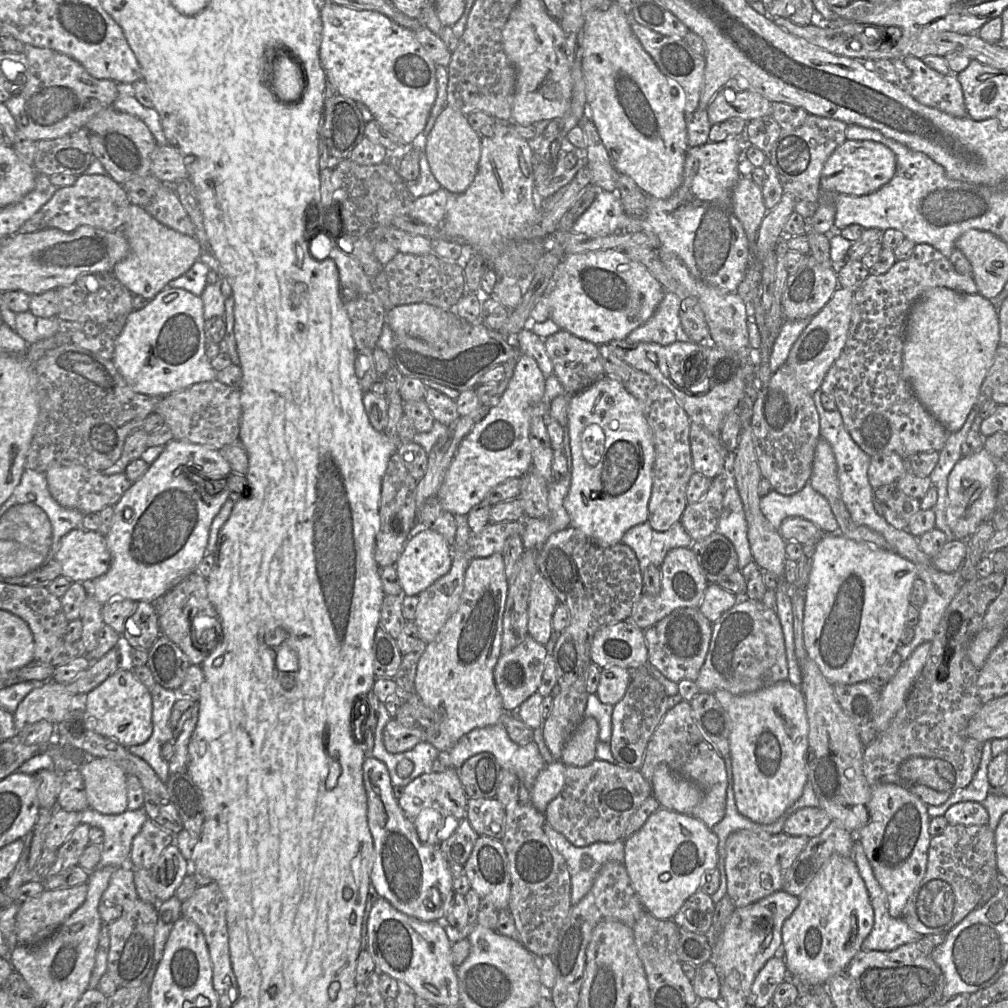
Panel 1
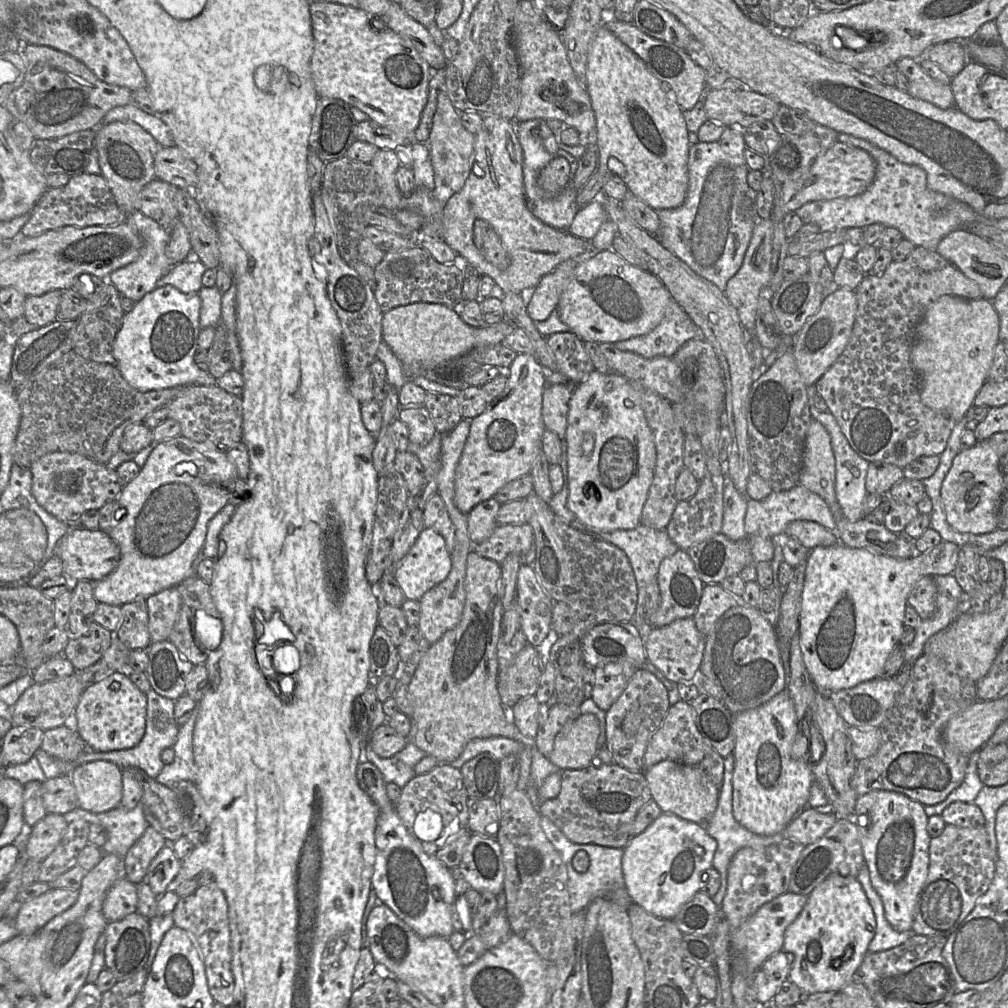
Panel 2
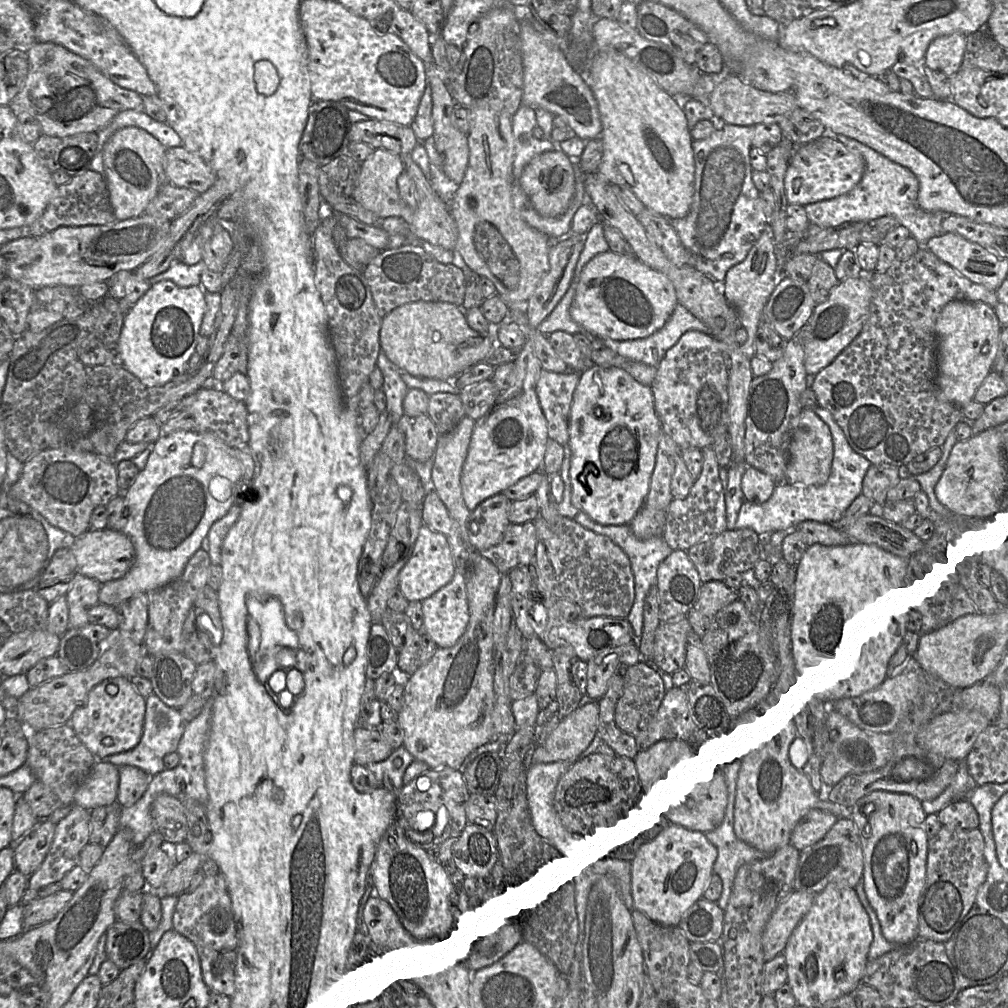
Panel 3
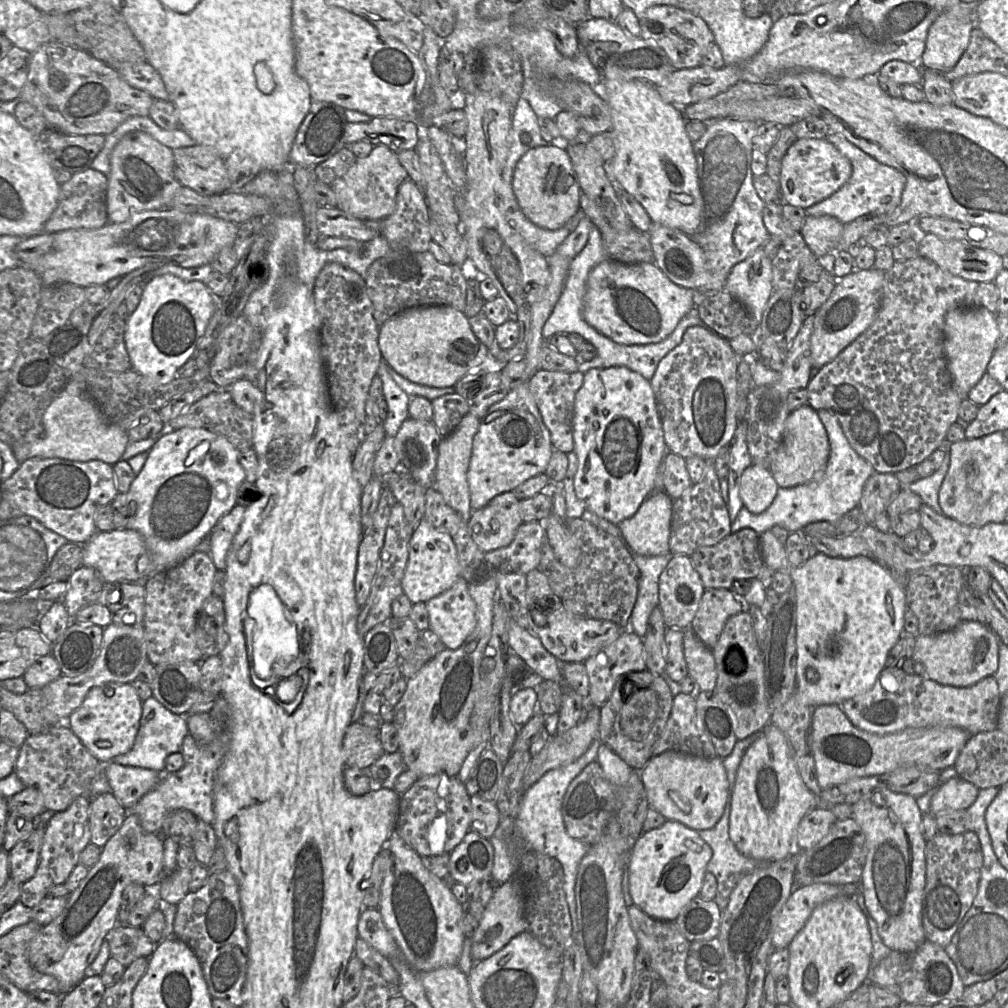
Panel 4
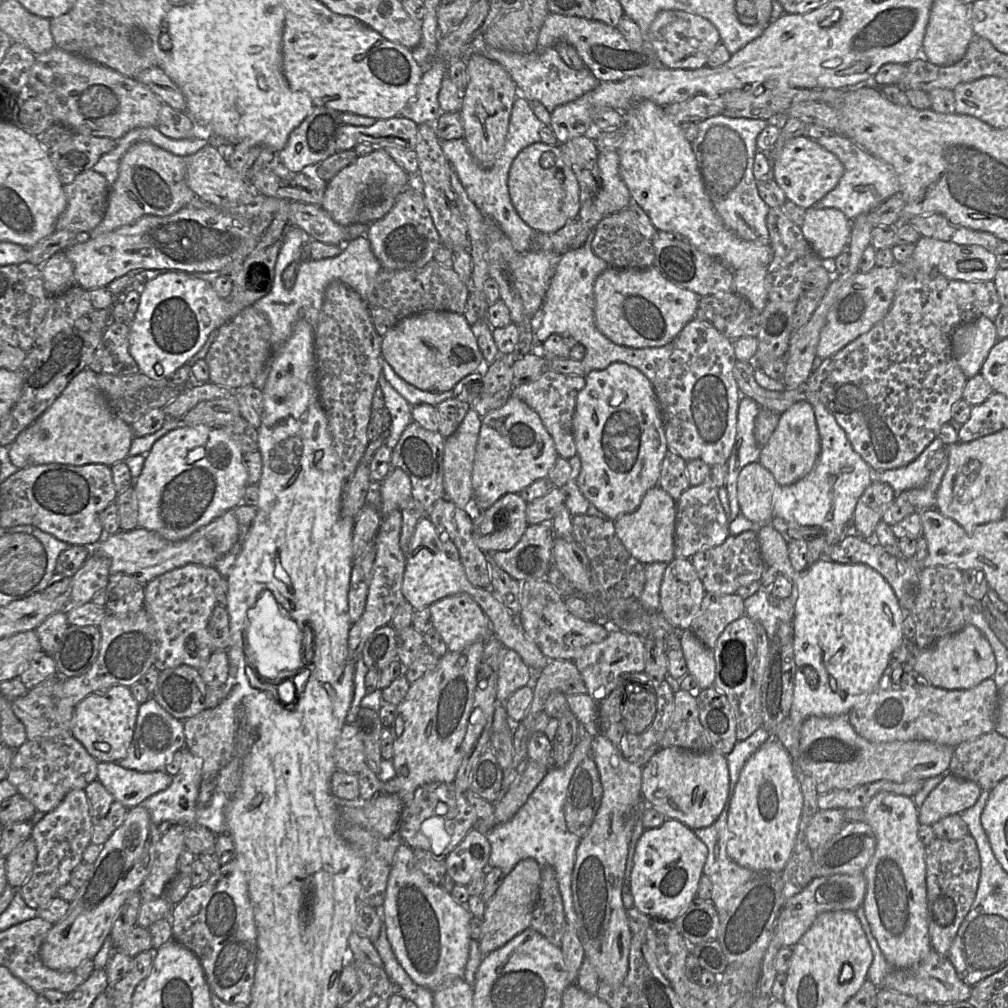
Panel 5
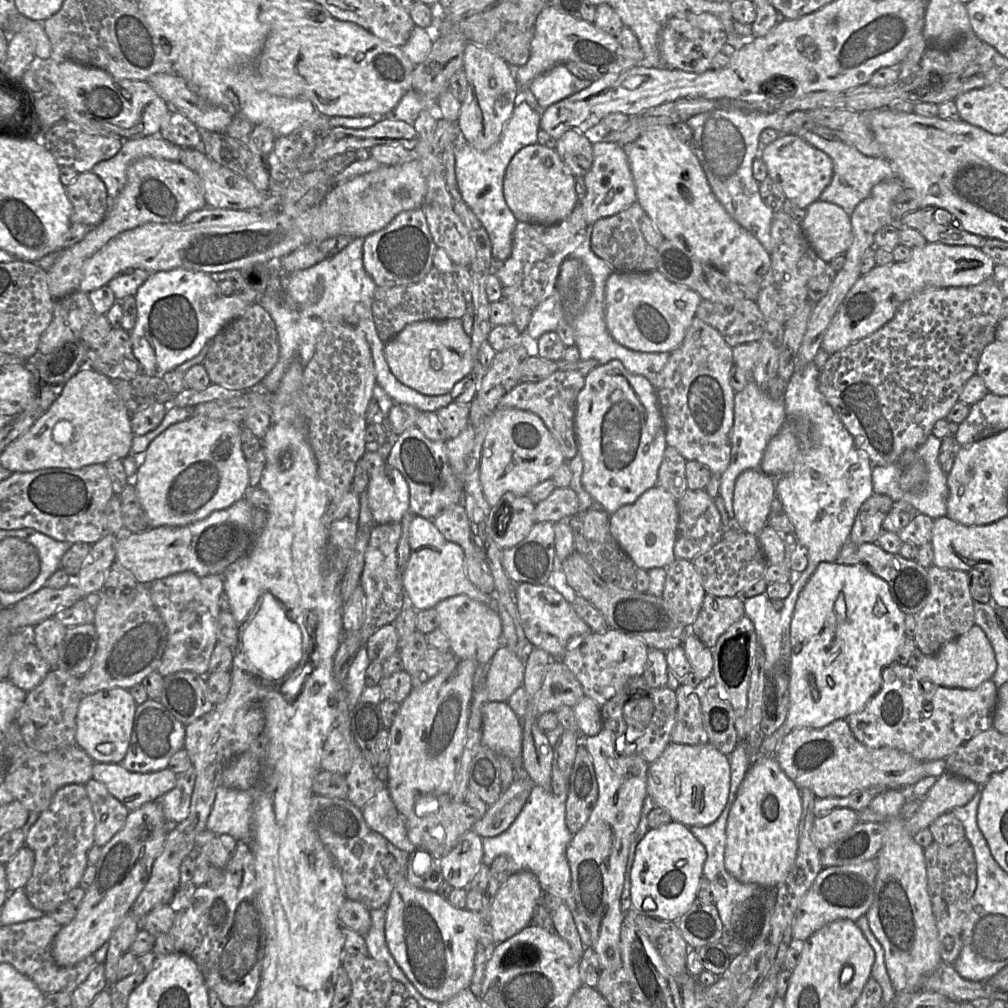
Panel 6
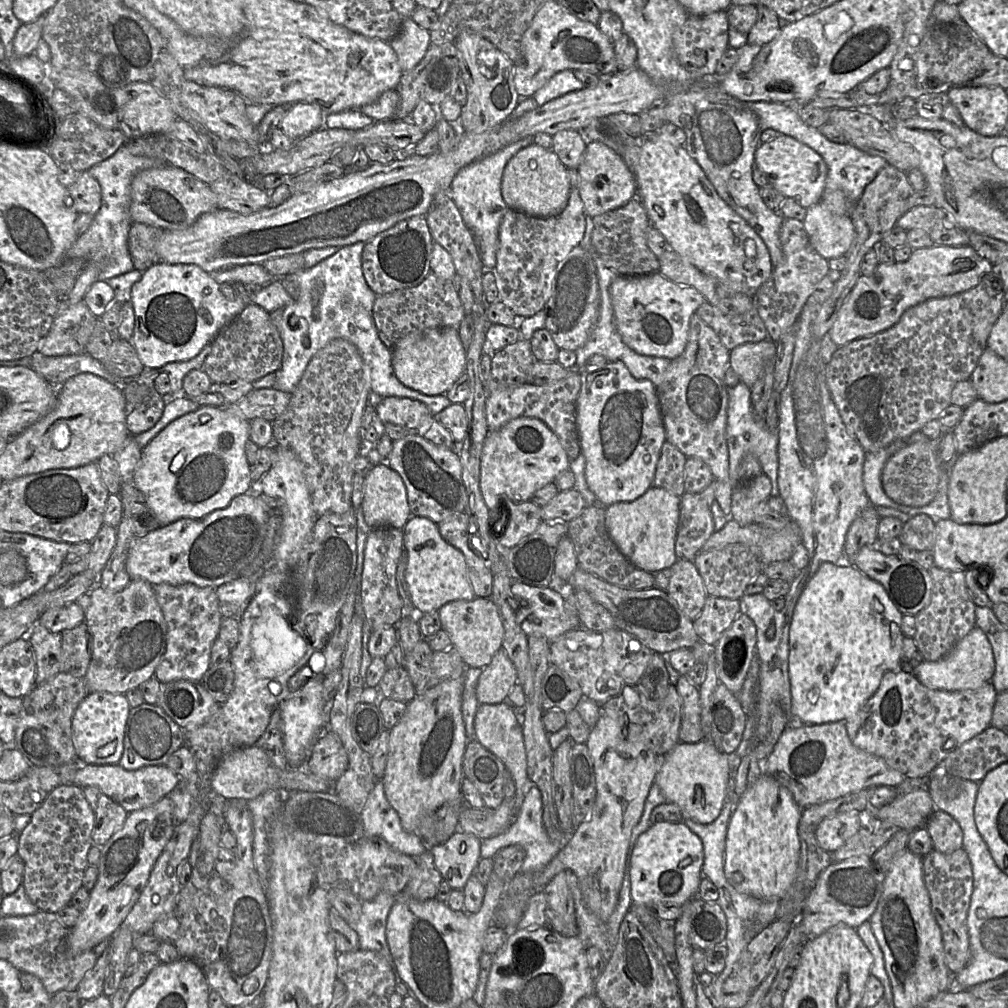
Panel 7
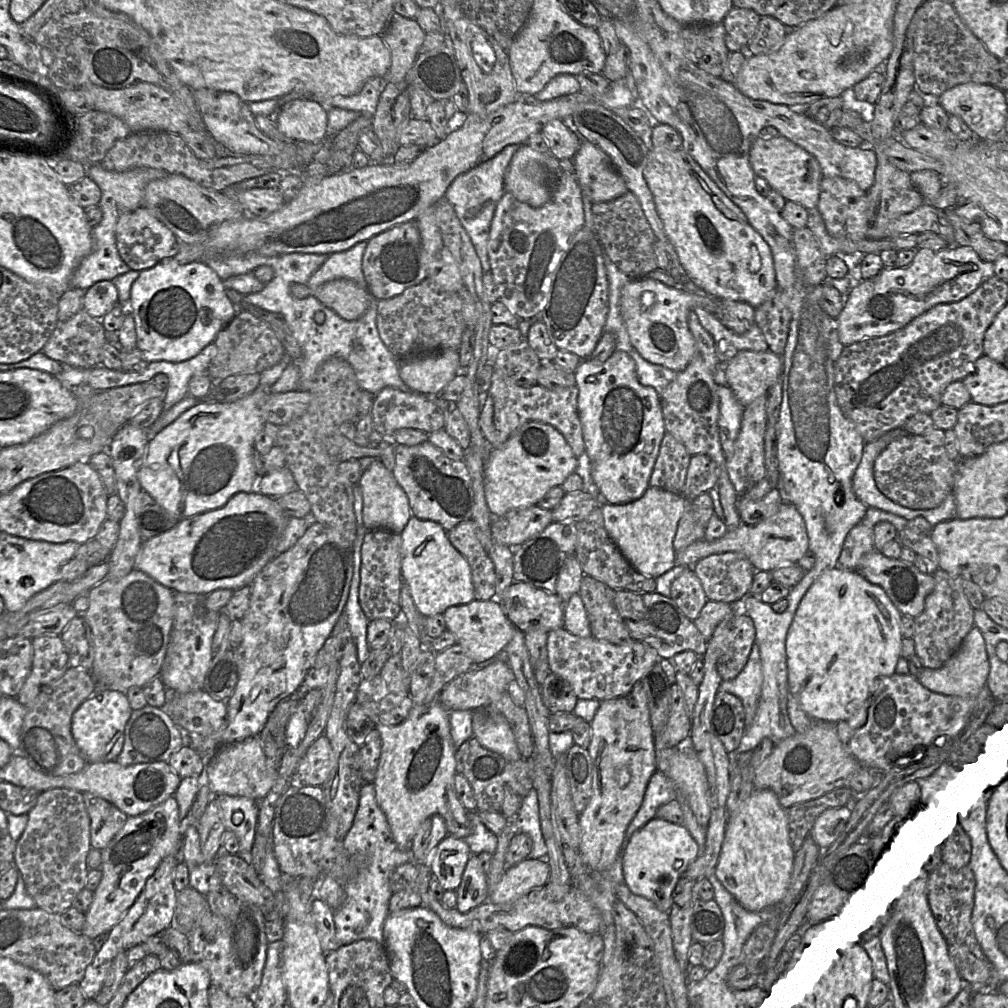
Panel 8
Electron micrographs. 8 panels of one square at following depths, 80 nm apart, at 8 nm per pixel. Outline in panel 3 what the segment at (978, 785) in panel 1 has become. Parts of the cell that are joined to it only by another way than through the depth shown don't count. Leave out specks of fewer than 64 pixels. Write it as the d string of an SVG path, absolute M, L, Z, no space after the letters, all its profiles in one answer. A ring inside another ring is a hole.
M959 762L958 771L949 786L937 798L930 801L922 801L925 814L937 814L952 802L967 799L972 791L978 787L970 776L964 762Z

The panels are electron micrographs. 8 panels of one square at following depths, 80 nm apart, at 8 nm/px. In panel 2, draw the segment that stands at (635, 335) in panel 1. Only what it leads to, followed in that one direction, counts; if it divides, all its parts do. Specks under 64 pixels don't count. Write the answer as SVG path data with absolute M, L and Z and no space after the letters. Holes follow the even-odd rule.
M671 299L662 321L652 331L613 344L619 350L633 352L644 358L672 357L680 346L693 338L704 338L702 330Z

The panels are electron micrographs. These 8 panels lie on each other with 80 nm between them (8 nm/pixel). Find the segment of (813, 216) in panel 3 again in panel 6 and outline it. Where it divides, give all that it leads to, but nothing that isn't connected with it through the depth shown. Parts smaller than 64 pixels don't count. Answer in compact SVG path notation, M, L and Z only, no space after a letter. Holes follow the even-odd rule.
M812 131L798 132L795 135L798 135L813 147L826 153L832 160L833 175L831 182L822 191L818 200L836 204L850 216L856 206L870 194L876 184L897 176L894 166L887 159L866 156L855 147L841 140L826 140Z

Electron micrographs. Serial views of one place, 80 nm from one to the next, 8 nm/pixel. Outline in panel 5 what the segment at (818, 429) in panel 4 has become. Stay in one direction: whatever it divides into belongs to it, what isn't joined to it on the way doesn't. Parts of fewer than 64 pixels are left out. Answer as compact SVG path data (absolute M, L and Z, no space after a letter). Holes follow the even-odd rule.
M800 400L779 415L775 430L760 449L758 461L772 474L778 486L787 486L812 470L819 453L820 438L812 406L806 400Z

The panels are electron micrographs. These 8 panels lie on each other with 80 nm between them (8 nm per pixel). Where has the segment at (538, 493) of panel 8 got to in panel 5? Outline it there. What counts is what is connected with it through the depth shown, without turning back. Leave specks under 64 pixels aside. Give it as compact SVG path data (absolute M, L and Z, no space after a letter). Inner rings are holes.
M510 396L500 408L490 411L481 419L472 470L473 507L484 511L507 493L519 493L540 478L548 476L558 454L554 441L543 426L539 415L520 399Z

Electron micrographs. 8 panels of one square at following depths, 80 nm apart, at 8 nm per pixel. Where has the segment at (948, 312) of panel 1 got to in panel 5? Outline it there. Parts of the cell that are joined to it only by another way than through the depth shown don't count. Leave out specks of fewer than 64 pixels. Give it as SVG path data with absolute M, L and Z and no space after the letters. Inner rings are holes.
M985 316L955 329L951 335L952 350L967 379L980 373L984 361L998 340L994 322Z

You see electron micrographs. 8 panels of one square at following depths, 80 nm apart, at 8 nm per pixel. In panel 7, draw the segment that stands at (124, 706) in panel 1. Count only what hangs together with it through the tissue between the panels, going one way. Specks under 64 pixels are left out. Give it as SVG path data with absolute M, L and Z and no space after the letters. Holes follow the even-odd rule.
M89 693L72 718L72 741L79 761L87 764L117 764L123 753L125 725L131 710L126 694Z

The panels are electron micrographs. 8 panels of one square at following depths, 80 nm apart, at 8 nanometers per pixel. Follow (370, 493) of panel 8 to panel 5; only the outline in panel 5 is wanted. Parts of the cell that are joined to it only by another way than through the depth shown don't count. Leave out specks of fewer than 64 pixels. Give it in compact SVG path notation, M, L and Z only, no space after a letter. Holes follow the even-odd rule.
M393 468L390 474L379 483L380 509L382 517L399 509L402 503L411 496L409 476L399 468Z

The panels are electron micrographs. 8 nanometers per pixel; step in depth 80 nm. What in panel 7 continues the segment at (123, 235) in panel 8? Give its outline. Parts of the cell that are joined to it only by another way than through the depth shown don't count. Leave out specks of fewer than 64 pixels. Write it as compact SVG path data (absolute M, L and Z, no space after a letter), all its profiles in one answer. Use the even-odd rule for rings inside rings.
M132 222L128 233L128 250L136 270L144 272L160 262L156 244L164 229Z

